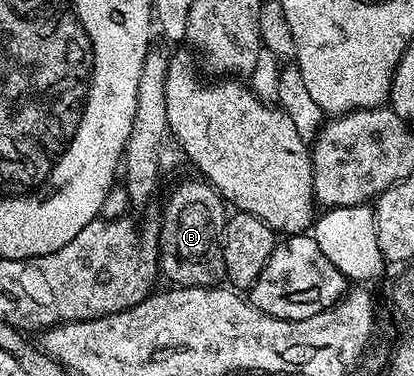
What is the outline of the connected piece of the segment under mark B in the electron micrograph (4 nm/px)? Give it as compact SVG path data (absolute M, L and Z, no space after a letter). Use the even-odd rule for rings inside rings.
M195 178L177 183L163 206L163 223L157 226L159 269L162 277L167 277L171 281L168 283L175 286L217 286L224 281L227 273L223 259L223 232L227 228L229 206L210 182Z

